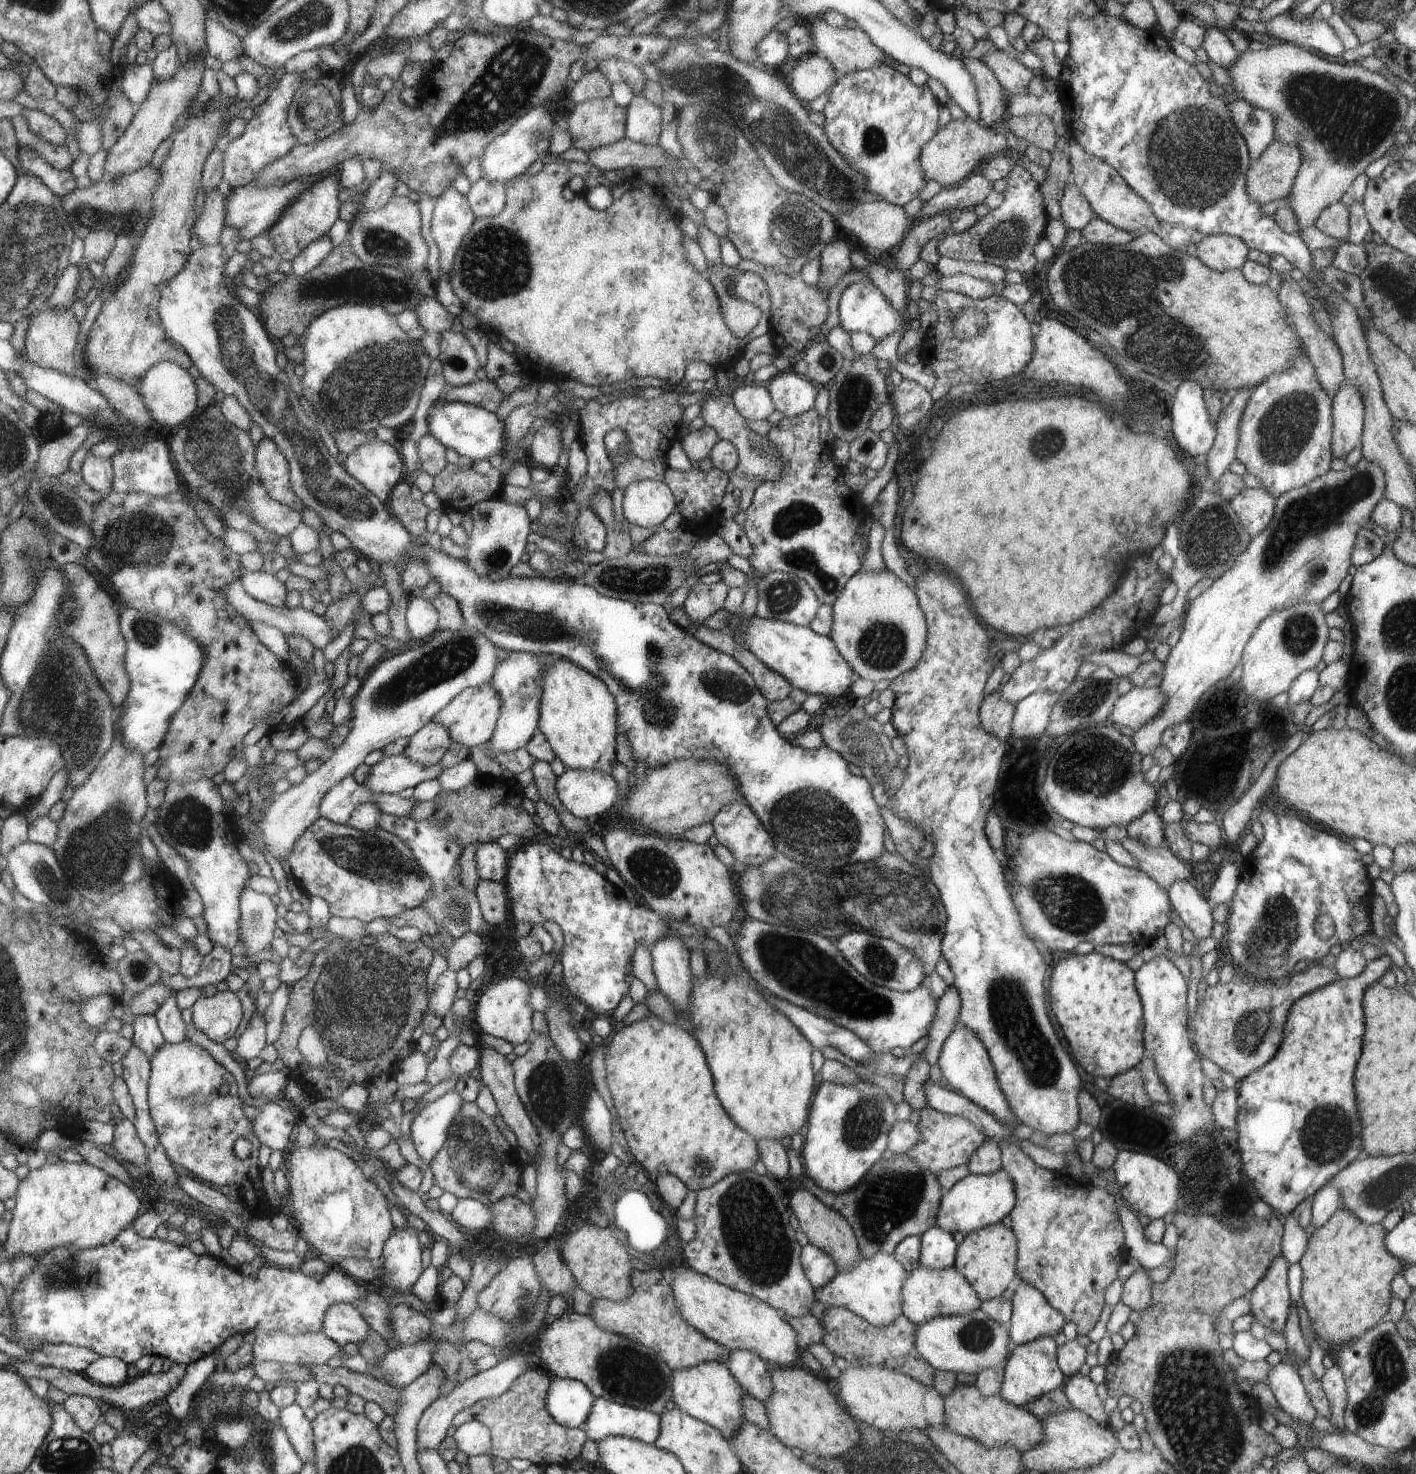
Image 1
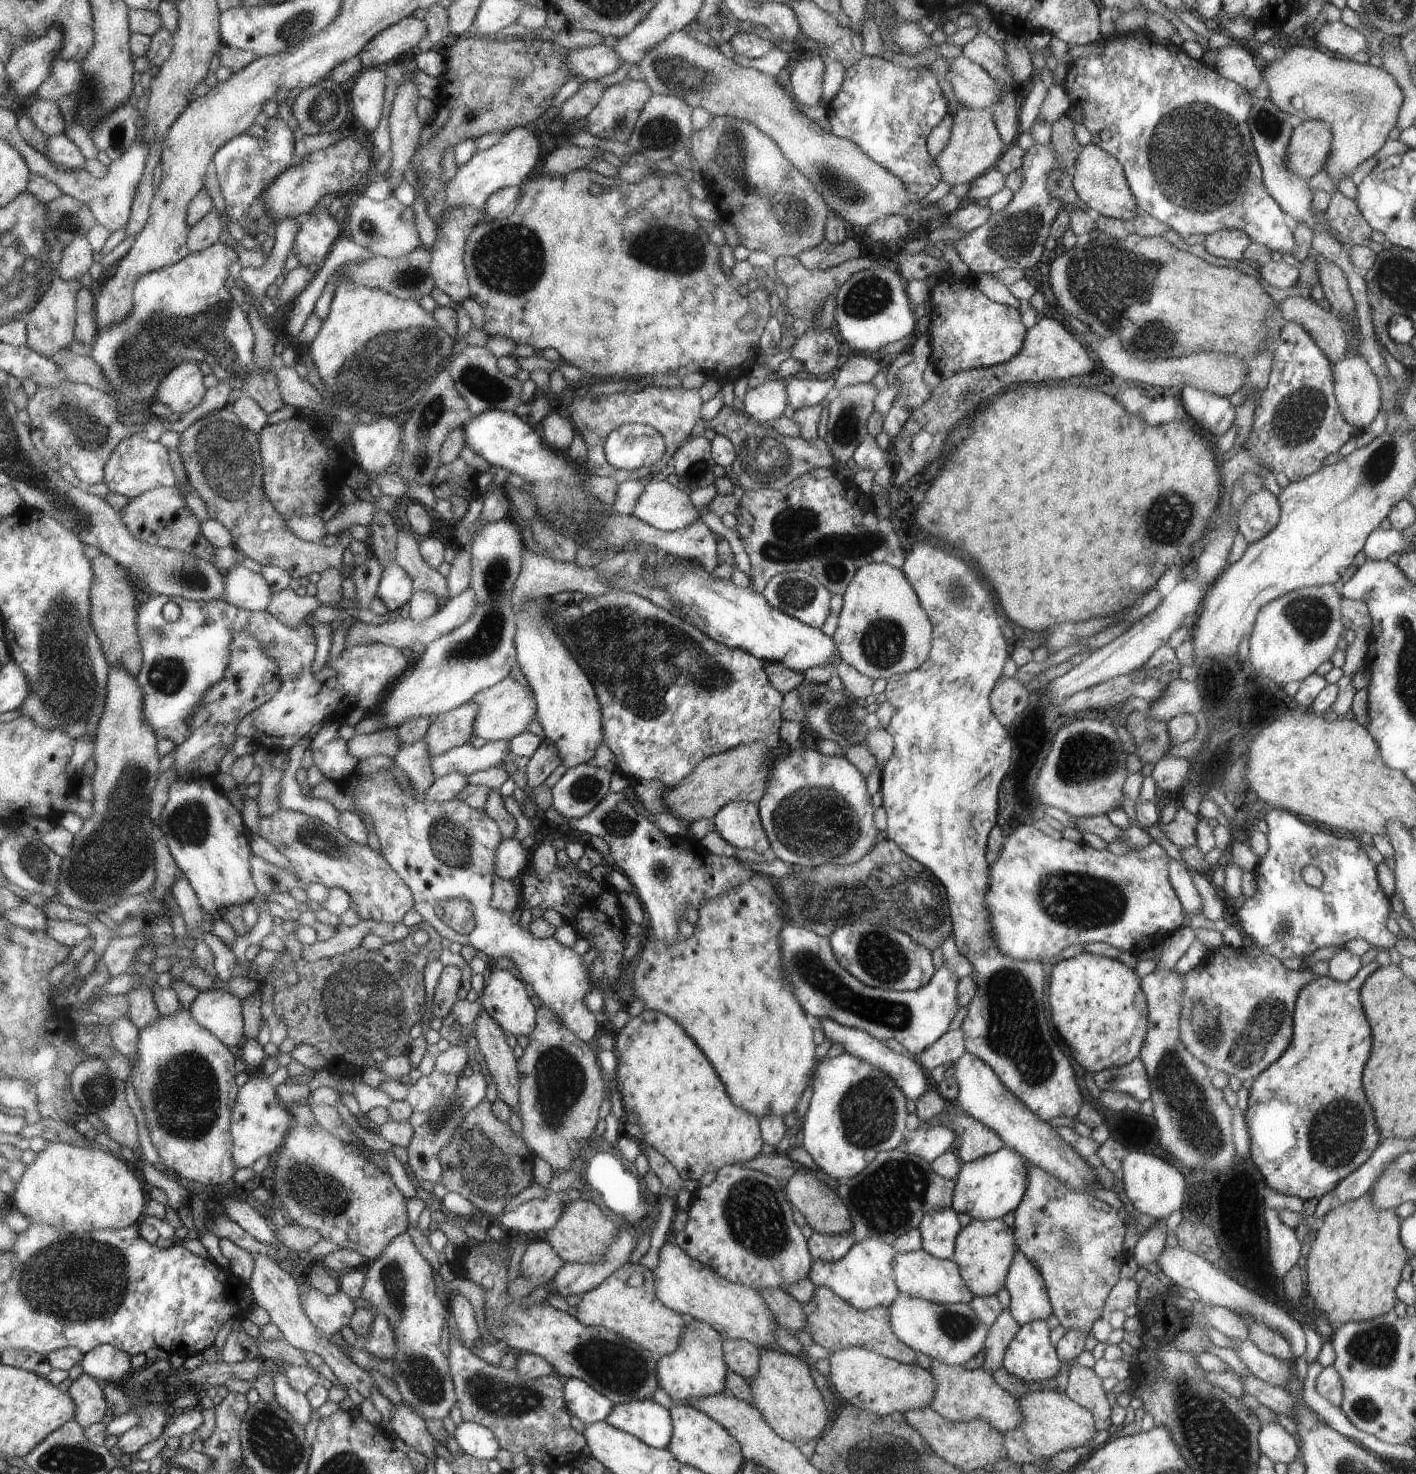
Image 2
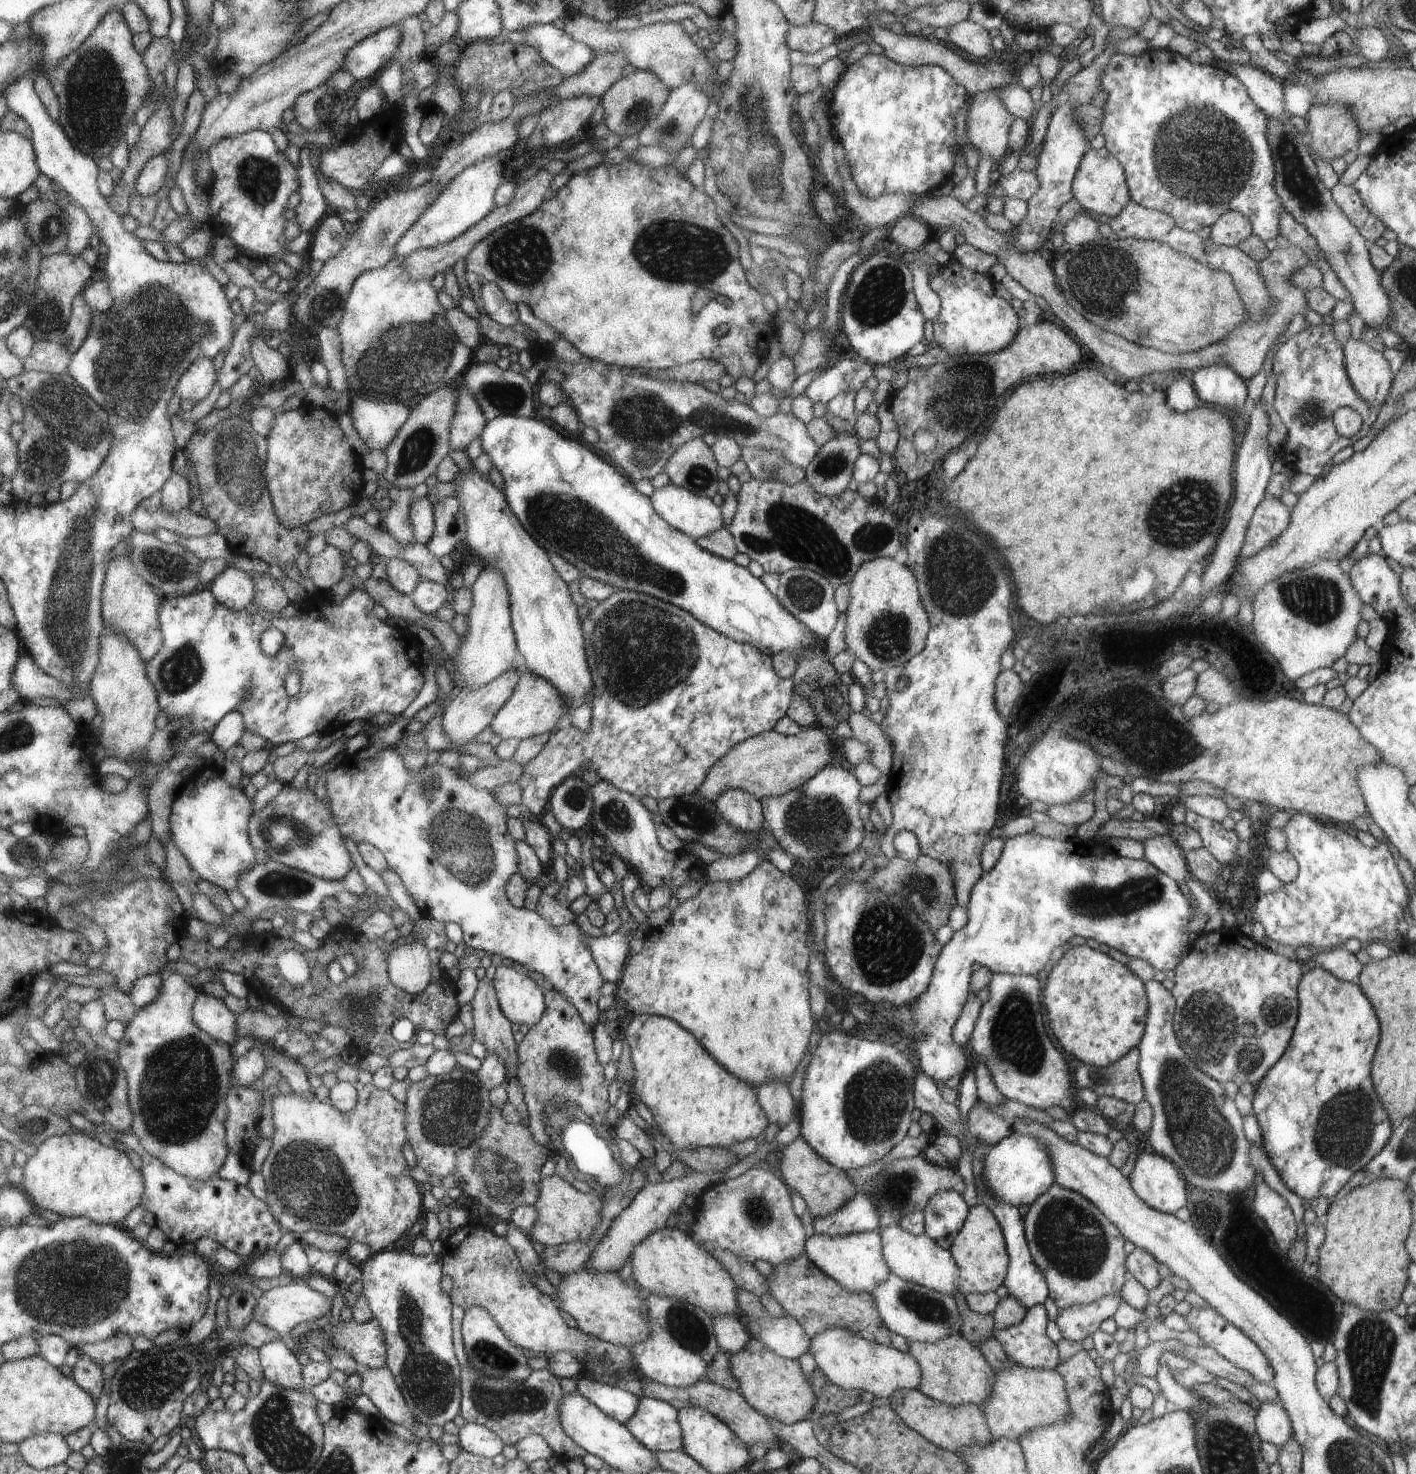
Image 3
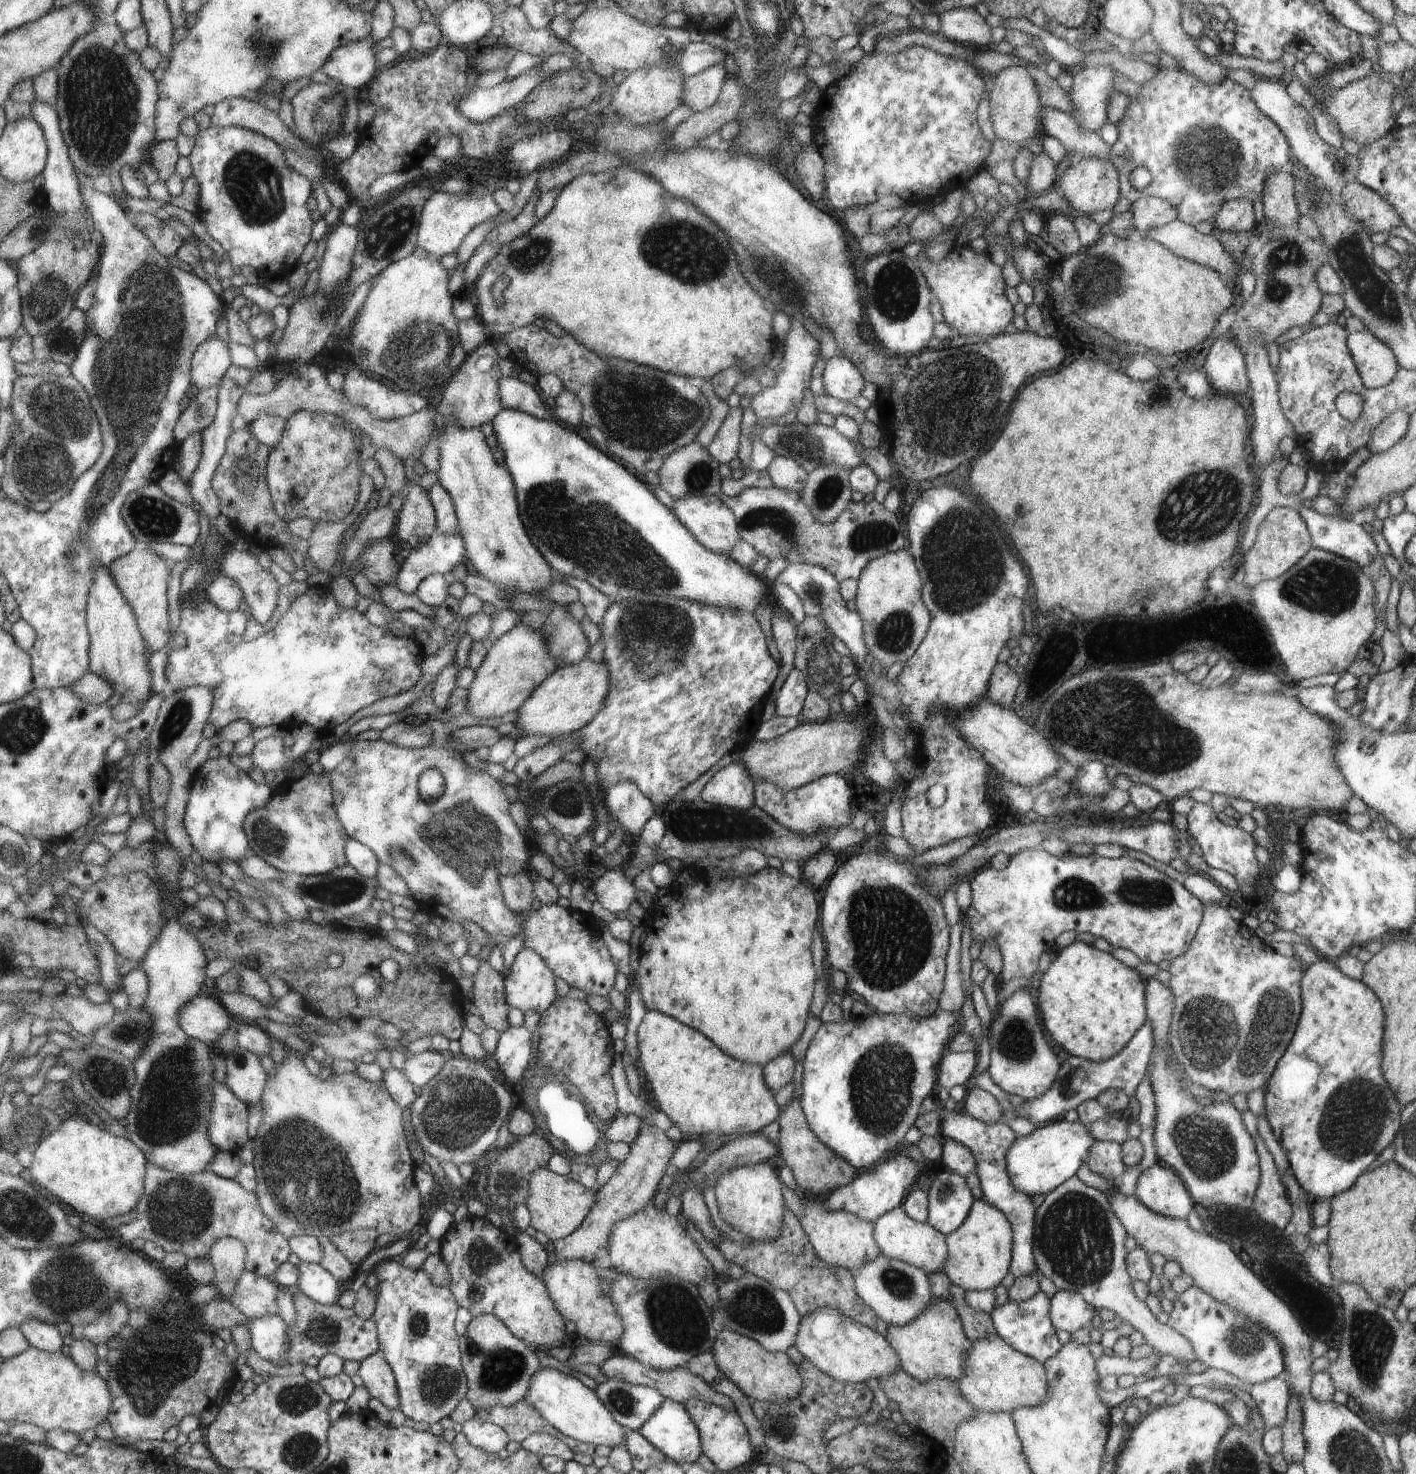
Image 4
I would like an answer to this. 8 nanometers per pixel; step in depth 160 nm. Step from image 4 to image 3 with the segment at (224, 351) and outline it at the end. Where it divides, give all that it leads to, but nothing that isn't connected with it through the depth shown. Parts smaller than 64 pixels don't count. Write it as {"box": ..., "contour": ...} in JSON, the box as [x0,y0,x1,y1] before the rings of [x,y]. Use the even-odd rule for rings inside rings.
{"box":[174,358,219,403],"contour":[[[198,358],[182,374],[181,381],[174,388],[174,394],[184,400],[194,400],[198,403],[204,400],[211,392],[219,373],[216,372],[212,358]]]}

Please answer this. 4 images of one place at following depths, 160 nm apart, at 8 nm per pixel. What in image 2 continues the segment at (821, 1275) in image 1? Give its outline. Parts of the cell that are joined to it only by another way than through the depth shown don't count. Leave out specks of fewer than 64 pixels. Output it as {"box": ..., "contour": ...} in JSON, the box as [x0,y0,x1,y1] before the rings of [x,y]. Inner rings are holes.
{"box":[809,1230,855,1262],"contour":[[[853,1230],[848,1234],[836,1234],[836,1236],[813,1232],[810,1236],[809,1251],[812,1252],[814,1260],[818,1258],[820,1262],[836,1262],[844,1258],[855,1243]]]}

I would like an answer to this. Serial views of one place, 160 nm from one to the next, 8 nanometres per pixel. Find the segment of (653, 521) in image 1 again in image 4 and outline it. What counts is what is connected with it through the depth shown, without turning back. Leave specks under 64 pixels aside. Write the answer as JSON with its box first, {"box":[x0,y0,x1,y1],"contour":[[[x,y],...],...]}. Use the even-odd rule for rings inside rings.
{"box":[671,495,743,556],"contour":[[[718,495],[678,498],[678,500],[674,500],[671,511],[694,535],[694,538],[697,538],[702,546],[716,552],[716,554],[728,556],[728,552],[730,552],[734,546],[738,546],[738,542],[743,541],[737,516],[733,514],[732,508],[730,508],[728,504],[722,502]]]}

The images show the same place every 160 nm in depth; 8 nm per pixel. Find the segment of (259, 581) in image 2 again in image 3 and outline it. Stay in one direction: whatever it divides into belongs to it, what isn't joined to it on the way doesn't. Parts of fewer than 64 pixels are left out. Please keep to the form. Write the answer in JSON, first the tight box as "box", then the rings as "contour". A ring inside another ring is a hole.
{"box":[207,567,254,610],"contour":[[[227,567],[207,588],[218,603],[231,610],[245,610],[254,601],[254,582],[248,572]]]}

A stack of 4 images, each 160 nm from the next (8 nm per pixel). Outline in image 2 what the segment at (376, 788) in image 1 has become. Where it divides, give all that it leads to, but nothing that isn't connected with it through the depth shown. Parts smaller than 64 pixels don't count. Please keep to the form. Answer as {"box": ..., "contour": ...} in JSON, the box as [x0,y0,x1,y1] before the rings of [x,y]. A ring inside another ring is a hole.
{"box":[432,740,511,778],"contour":[[[511,740],[486,742],[482,748],[476,750],[472,744],[466,743],[460,748],[432,757],[432,772],[435,778],[440,778],[450,772],[462,772],[469,777],[480,770],[490,770],[504,766],[506,756],[510,753],[508,746]]]}

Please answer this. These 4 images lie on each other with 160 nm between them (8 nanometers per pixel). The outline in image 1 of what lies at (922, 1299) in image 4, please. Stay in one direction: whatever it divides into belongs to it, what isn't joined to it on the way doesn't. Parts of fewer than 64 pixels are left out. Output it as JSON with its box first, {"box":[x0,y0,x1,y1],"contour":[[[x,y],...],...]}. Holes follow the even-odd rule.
{"box":[916,1309,1009,1376],"contour":[[[982,1309],[969,1315],[936,1317],[916,1326],[918,1350],[936,1371],[964,1372],[977,1376],[981,1370],[997,1369],[1009,1357],[1009,1329],[991,1319]]]}

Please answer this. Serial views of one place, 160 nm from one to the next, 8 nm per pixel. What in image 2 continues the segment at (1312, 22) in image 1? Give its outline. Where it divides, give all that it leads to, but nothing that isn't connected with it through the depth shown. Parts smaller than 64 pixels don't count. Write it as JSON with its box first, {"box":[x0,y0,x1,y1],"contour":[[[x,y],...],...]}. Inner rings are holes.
{"box":[1314,21,1368,59],"contour":[[[1342,21],[1322,24],[1314,40],[1321,49],[1345,59],[1363,58],[1368,53],[1368,40],[1363,32],[1355,30]]]}

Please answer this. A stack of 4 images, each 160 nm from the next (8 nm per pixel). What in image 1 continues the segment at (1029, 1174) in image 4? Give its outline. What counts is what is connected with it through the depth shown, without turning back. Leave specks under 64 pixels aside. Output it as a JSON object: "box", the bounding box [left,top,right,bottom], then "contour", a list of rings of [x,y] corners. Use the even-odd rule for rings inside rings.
{"box":[935,1168,1016,1234],"contour":[[[1002,1168],[989,1175],[969,1173],[950,1190],[942,1193],[935,1224],[939,1229],[952,1234],[958,1231],[970,1234],[985,1226],[1002,1222],[1002,1218],[1012,1212],[1016,1200],[1014,1183]]]}

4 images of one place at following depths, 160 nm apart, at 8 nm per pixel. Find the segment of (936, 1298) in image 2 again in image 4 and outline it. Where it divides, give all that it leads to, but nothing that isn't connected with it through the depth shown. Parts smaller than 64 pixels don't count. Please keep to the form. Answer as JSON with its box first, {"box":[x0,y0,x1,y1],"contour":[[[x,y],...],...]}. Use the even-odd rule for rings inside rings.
{"box":[873,1205,948,1276],"contour":[[[902,1205],[882,1214],[874,1222],[873,1235],[877,1245],[881,1248],[881,1254],[888,1256],[888,1258],[908,1262],[908,1264],[924,1270],[928,1276],[944,1269],[944,1264],[948,1260],[944,1234],[941,1234],[927,1223],[917,1222],[914,1218],[910,1218]]]}

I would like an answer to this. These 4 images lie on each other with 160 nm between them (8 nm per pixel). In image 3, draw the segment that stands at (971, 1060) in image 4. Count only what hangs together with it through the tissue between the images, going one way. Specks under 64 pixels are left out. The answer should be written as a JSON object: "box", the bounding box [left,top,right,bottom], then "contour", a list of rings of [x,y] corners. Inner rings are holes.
{"box":[856,834,1194,1082],"contour":[[[1022,834],[1021,836],[1016,836],[1014,838],[1008,838],[1005,840],[1004,850],[1002,850],[1002,856],[998,860],[998,864],[994,866],[991,870],[983,871],[982,876],[978,878],[978,882],[972,886],[972,891],[970,892],[969,902],[968,902],[968,924],[964,928],[955,932],[953,938],[942,948],[938,960],[936,960],[936,968],[934,968],[934,976],[932,976],[932,982],[926,990],[926,994],[921,996],[916,1000],[916,1002],[910,1002],[900,1008],[888,1008],[884,1002],[867,1002],[861,998],[861,996],[856,996],[857,999],[864,1004],[866,1009],[870,1012],[872,1019],[877,1021],[879,1025],[888,1026],[892,1030],[896,1030],[900,1036],[904,1036],[904,1041],[901,1046],[909,1045],[916,1048],[918,1052],[918,1060],[920,1060],[920,1068],[925,1072],[927,1076],[934,1082],[946,1082],[953,1076],[963,1076],[964,1070],[968,1066],[968,1058],[966,1058],[966,1052],[962,1050],[962,1046],[958,1046],[952,1038],[952,1028],[954,1024],[958,1021],[962,1010],[964,1009],[964,1004],[968,999],[968,992],[970,986],[972,972],[972,966],[975,962],[982,965],[989,965],[991,970],[995,973],[1002,974],[1012,974],[1012,975],[1038,975],[1041,970],[1045,968],[1045,965],[1050,959],[1050,956],[1054,949],[1058,946],[1063,946],[1065,943],[1074,936],[1081,936],[1082,938],[1096,940],[1100,944],[1105,944],[1114,948],[1121,953],[1128,955],[1129,957],[1137,957],[1139,959],[1145,960],[1150,963],[1152,967],[1157,971],[1169,971],[1174,970],[1178,965],[1178,962],[1186,954],[1189,946],[1191,945],[1194,936],[1187,930],[1188,923],[1192,920],[1192,907],[1190,904],[1190,898],[1186,897],[1179,888],[1179,885],[1170,878],[1166,876],[1147,862],[1146,860],[1134,860],[1126,859],[1116,855],[1113,851],[1108,848],[1105,843],[1100,842],[1096,838],[1083,842],[1082,840],[1074,837],[1070,840],[1052,840],[1052,838],[1044,838],[1044,836],[1036,836],[1036,834]]]}

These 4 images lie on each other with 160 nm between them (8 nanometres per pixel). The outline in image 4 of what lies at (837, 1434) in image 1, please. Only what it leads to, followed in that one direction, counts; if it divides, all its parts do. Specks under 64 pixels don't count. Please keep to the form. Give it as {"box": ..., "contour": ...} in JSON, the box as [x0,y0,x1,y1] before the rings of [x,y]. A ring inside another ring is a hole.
{"box":[709,1329,802,1404],"contour":[[[721,1329],[709,1349],[716,1366],[733,1384],[736,1384],[751,1401],[759,1400],[767,1404],[786,1403],[790,1398],[798,1398],[802,1392],[802,1378],[796,1364],[782,1352],[769,1352],[756,1340]]]}

